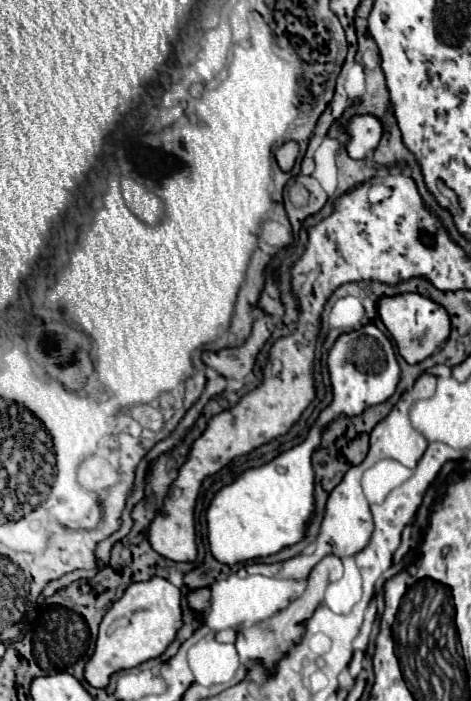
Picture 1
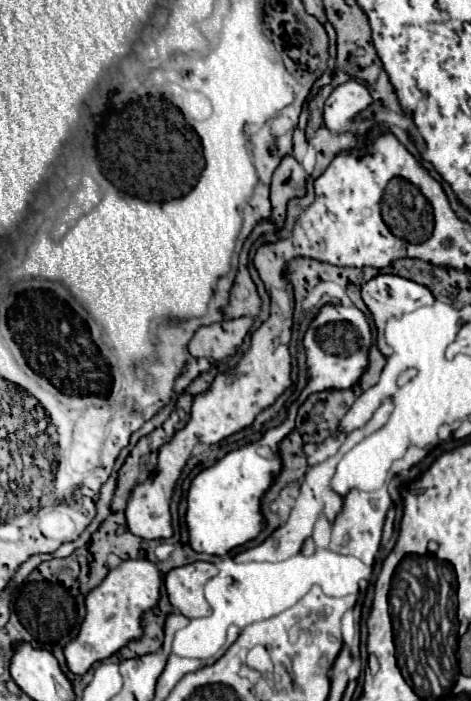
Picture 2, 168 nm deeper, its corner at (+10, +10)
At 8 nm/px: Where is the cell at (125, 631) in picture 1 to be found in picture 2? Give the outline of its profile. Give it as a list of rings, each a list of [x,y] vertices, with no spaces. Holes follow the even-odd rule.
[[[122,560],[118,568],[110,570],[108,576],[86,596],[86,618],[76,640],[70,640],[64,648],[68,668],[74,674],[84,674],[94,662],[112,656],[130,640],[140,638],[140,616],[158,604],[160,584],[160,572],[148,560]]]

